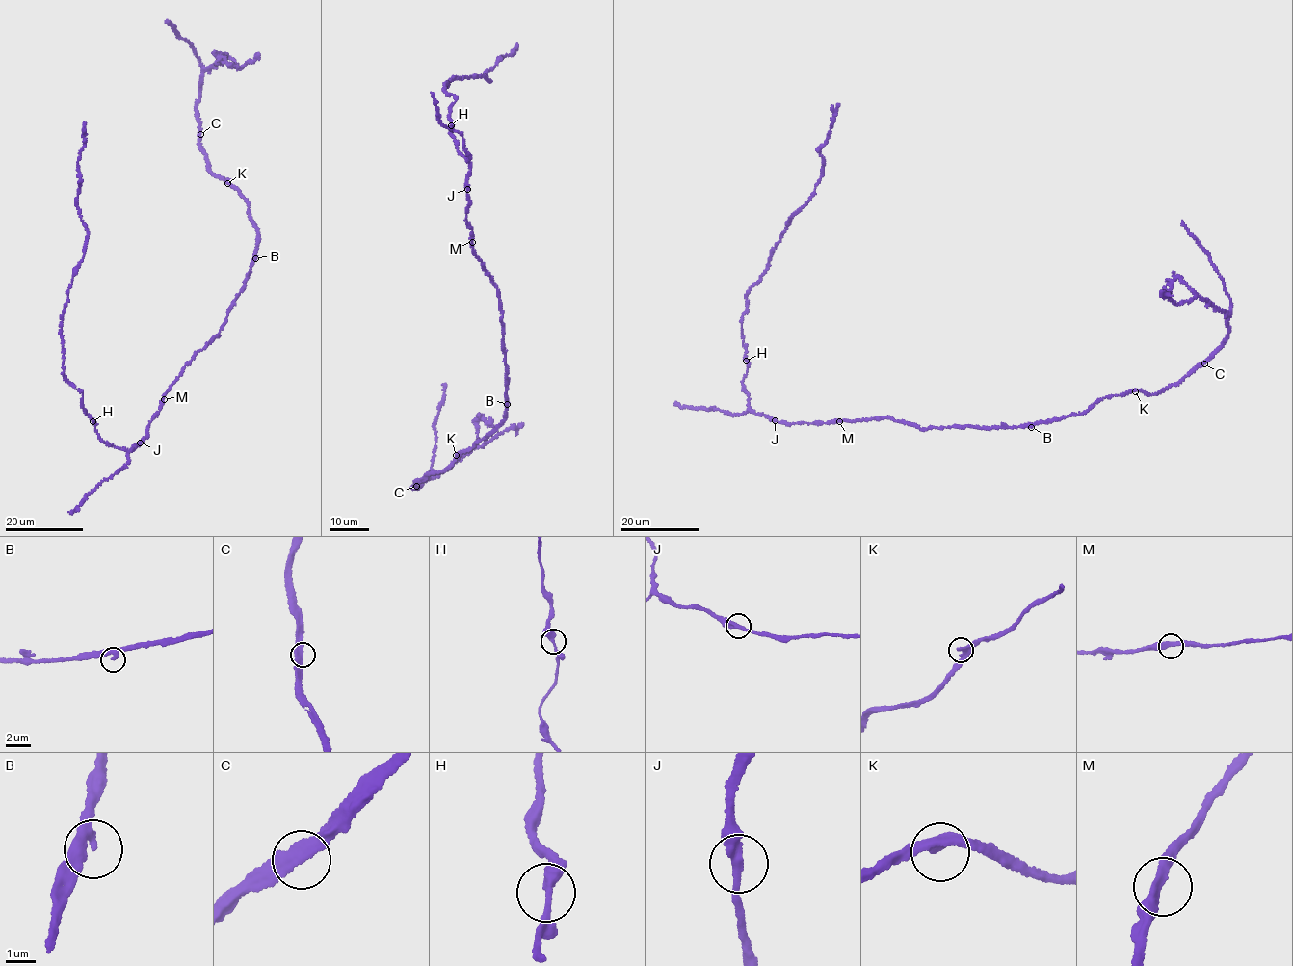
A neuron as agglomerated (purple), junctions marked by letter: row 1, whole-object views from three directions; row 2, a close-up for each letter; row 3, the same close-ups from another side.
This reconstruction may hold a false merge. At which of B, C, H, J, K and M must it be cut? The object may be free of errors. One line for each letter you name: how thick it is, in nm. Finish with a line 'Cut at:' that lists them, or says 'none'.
Cut at: none

